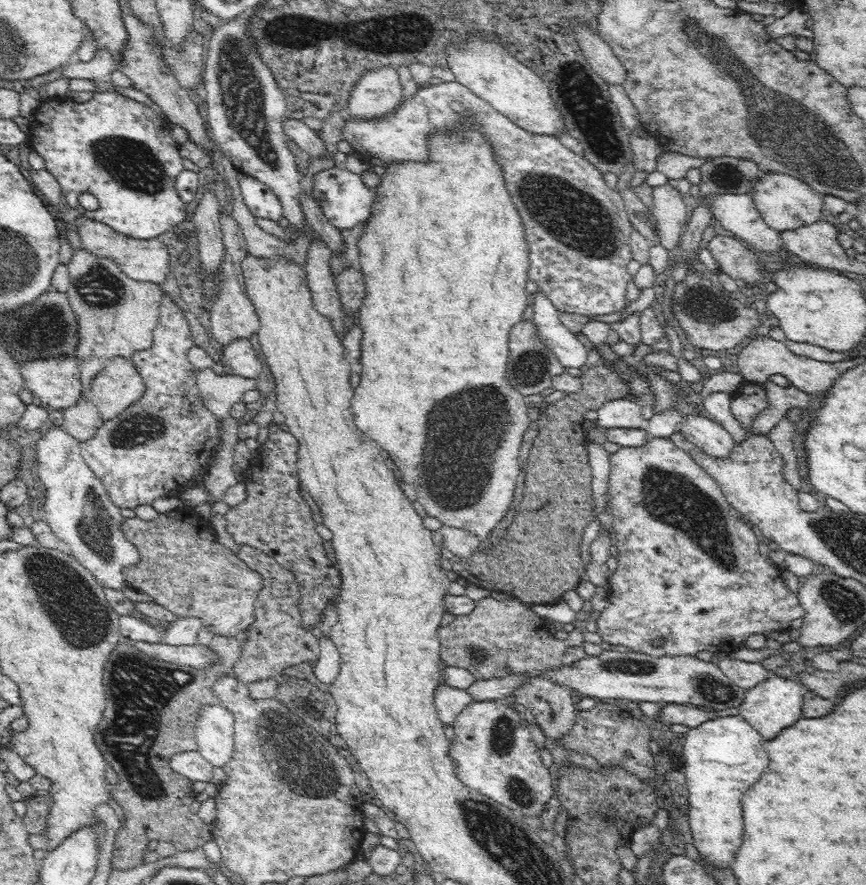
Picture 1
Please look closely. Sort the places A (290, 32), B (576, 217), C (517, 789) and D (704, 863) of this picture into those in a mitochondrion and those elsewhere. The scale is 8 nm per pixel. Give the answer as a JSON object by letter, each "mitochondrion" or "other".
{"A":"mitochondrion","B":"mitochondrion","C":"mitochondrion","D":"other"}

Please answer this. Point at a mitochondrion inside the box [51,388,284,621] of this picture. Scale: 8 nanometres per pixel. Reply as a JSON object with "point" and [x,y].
{"point":[136,430]}

